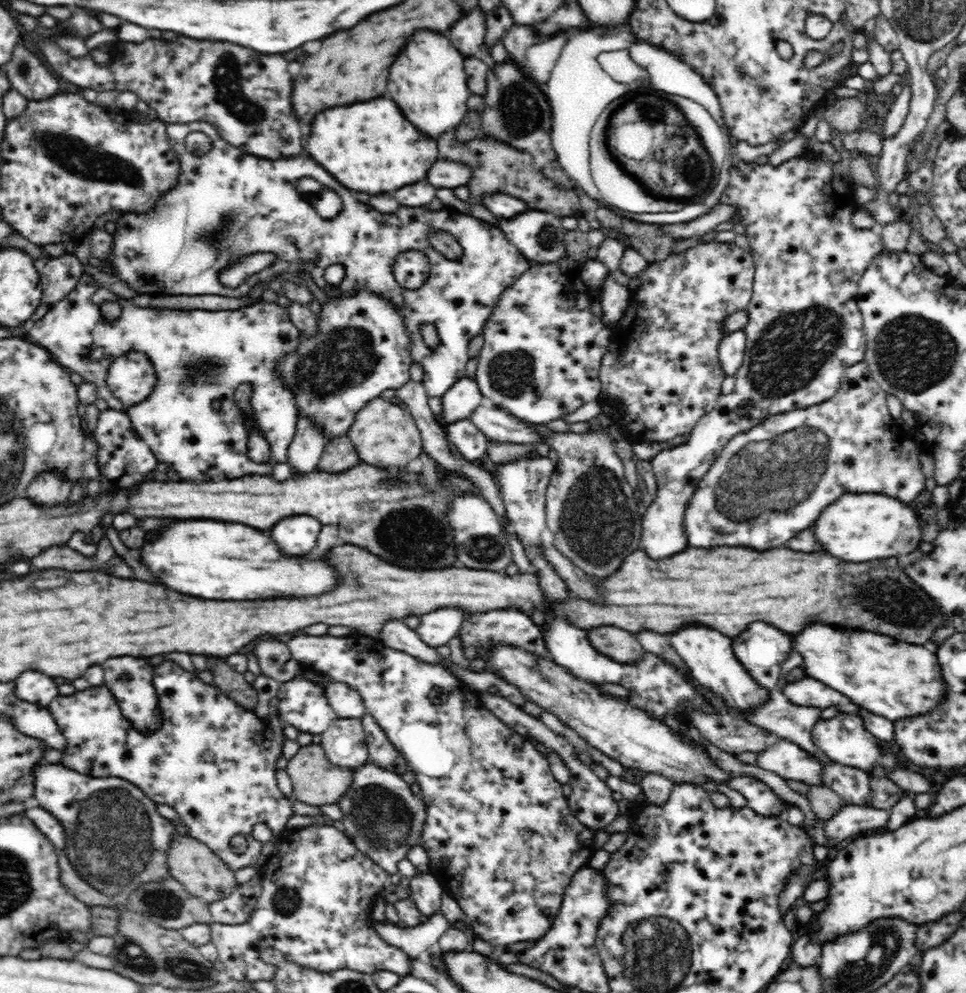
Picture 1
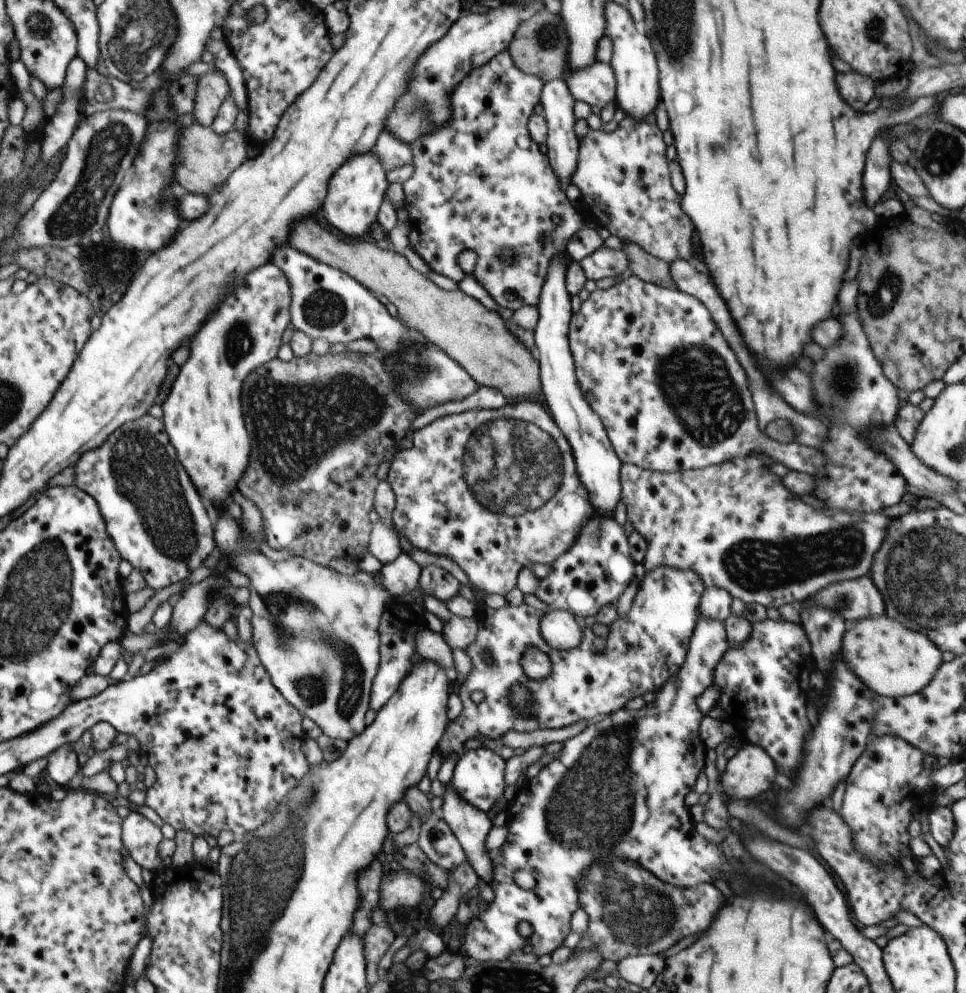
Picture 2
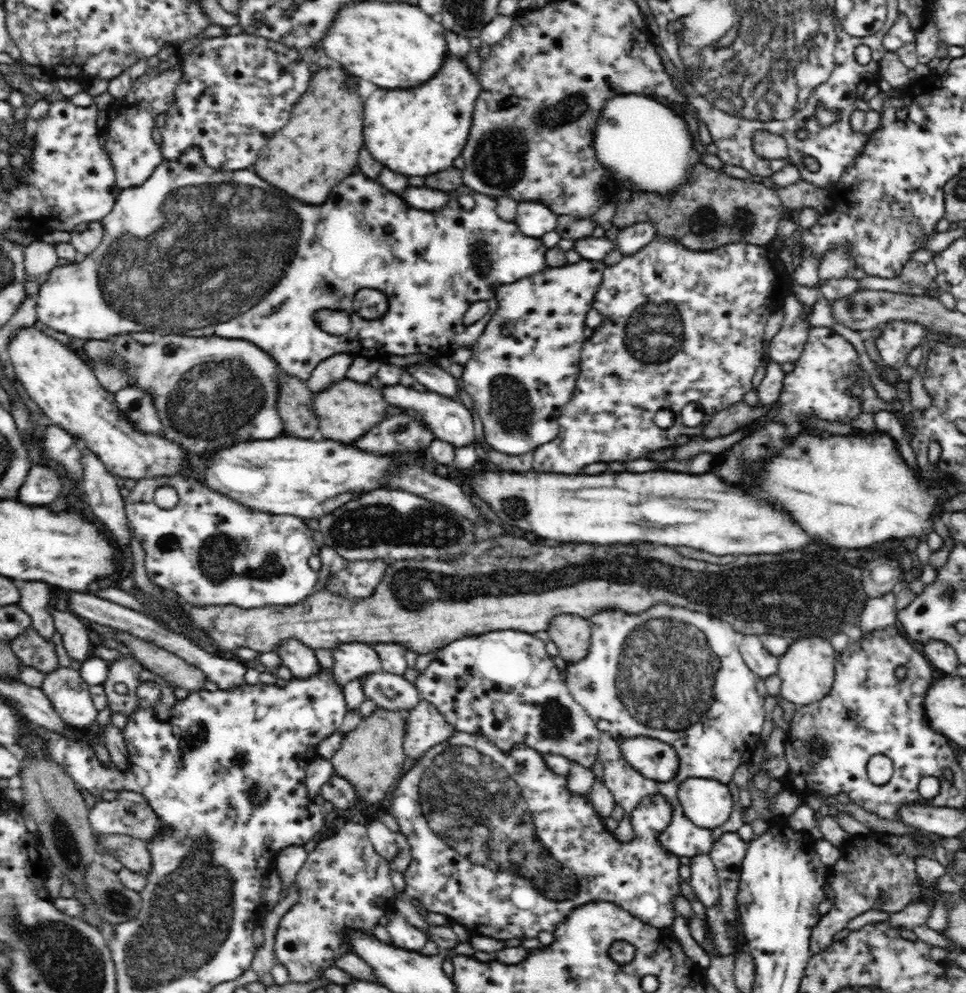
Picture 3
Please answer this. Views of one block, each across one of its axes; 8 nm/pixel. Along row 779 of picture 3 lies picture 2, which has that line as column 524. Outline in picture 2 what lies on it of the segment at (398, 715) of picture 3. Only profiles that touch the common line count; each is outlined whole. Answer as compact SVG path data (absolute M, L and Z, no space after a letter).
M306 216L292 226L288 244L318 262L348 274L371 293L386 296L395 304L400 322L446 352L480 387L496 388L512 400L540 394L539 360L506 328L503 318L460 289L446 291L439 288L412 268L403 254L361 239L338 238L334 232L318 224L314 216Z

